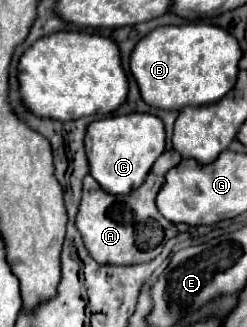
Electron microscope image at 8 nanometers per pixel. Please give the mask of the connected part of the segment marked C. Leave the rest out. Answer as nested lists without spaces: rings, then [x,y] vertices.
[[[126,114],[108,116],[96,120],[86,130],[86,154],[90,162],[90,174],[110,194],[126,194],[138,188],[150,172],[156,158],[164,152],[164,124],[152,114]]]

